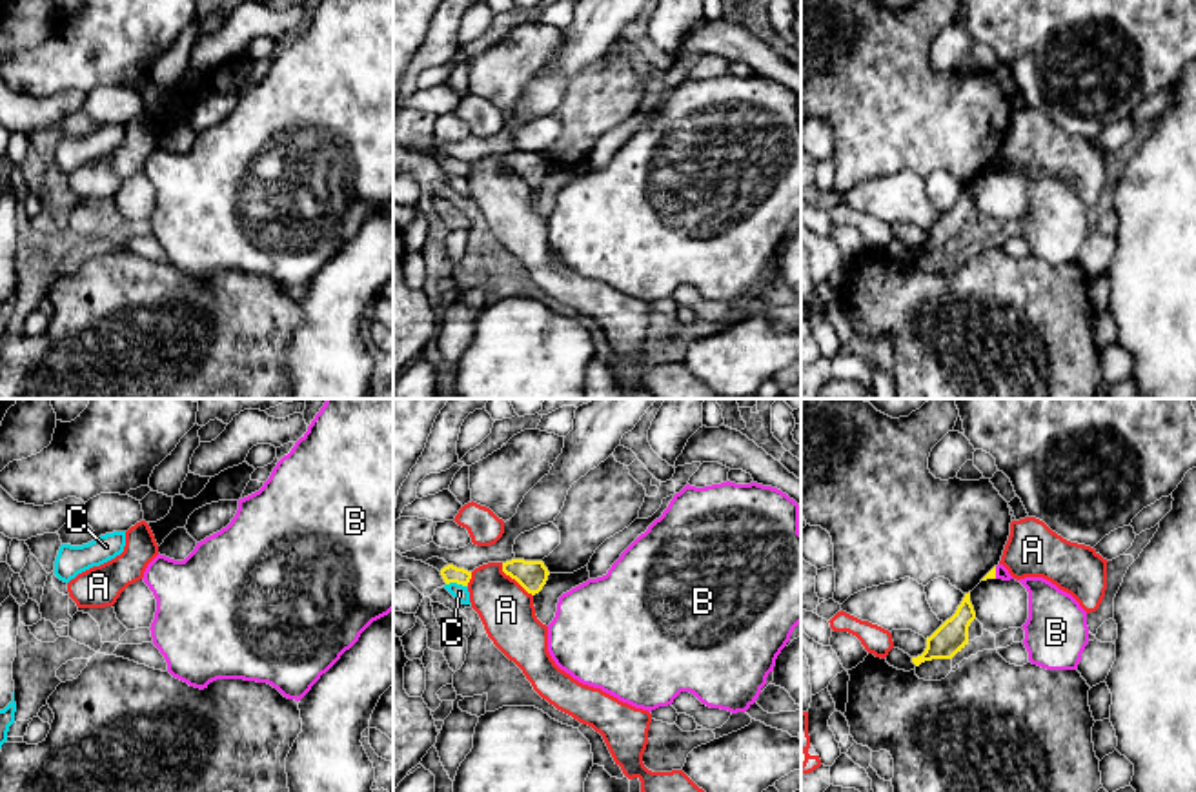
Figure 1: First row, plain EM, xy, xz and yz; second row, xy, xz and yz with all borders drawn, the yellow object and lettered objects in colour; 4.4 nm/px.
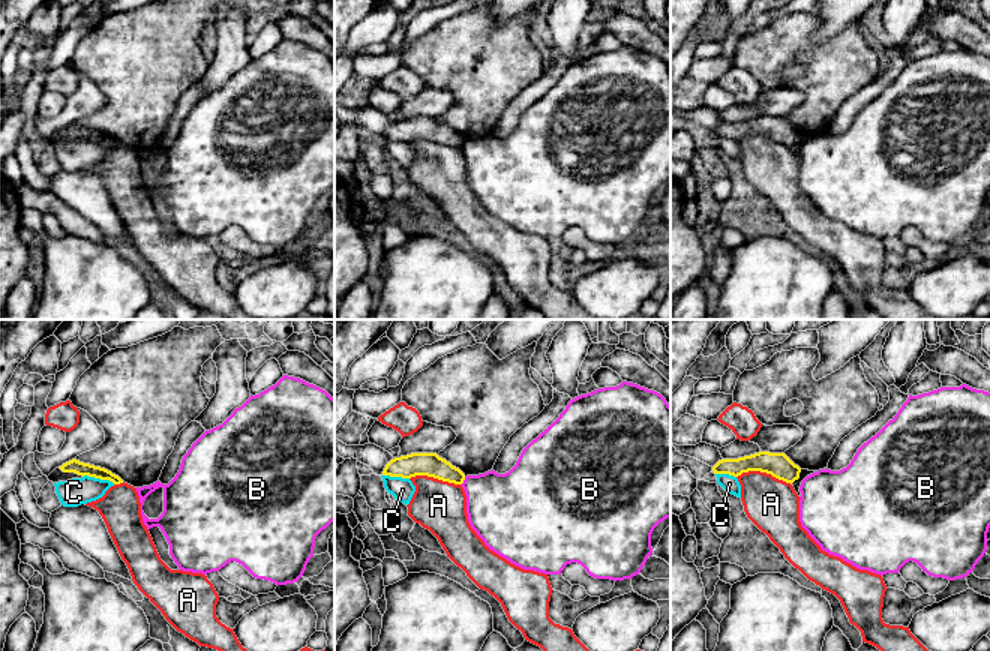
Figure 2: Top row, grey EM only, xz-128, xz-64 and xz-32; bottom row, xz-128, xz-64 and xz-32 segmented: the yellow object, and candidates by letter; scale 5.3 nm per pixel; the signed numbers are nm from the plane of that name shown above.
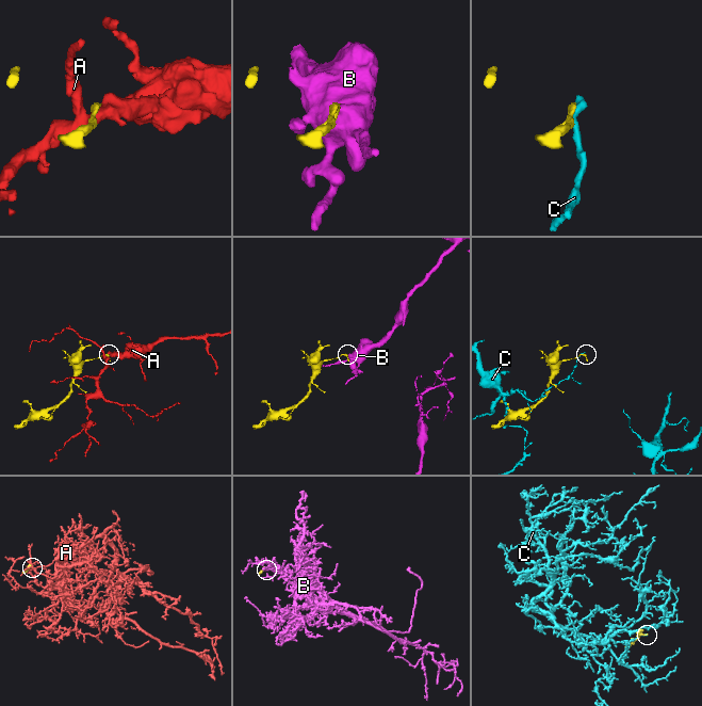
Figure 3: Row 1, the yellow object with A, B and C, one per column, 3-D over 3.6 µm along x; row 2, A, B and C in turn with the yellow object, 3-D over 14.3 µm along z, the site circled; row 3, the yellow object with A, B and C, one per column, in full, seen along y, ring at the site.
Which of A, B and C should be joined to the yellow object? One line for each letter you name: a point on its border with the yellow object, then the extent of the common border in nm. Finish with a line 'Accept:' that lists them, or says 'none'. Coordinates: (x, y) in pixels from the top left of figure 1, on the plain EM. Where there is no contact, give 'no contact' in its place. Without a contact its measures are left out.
Accept: none

